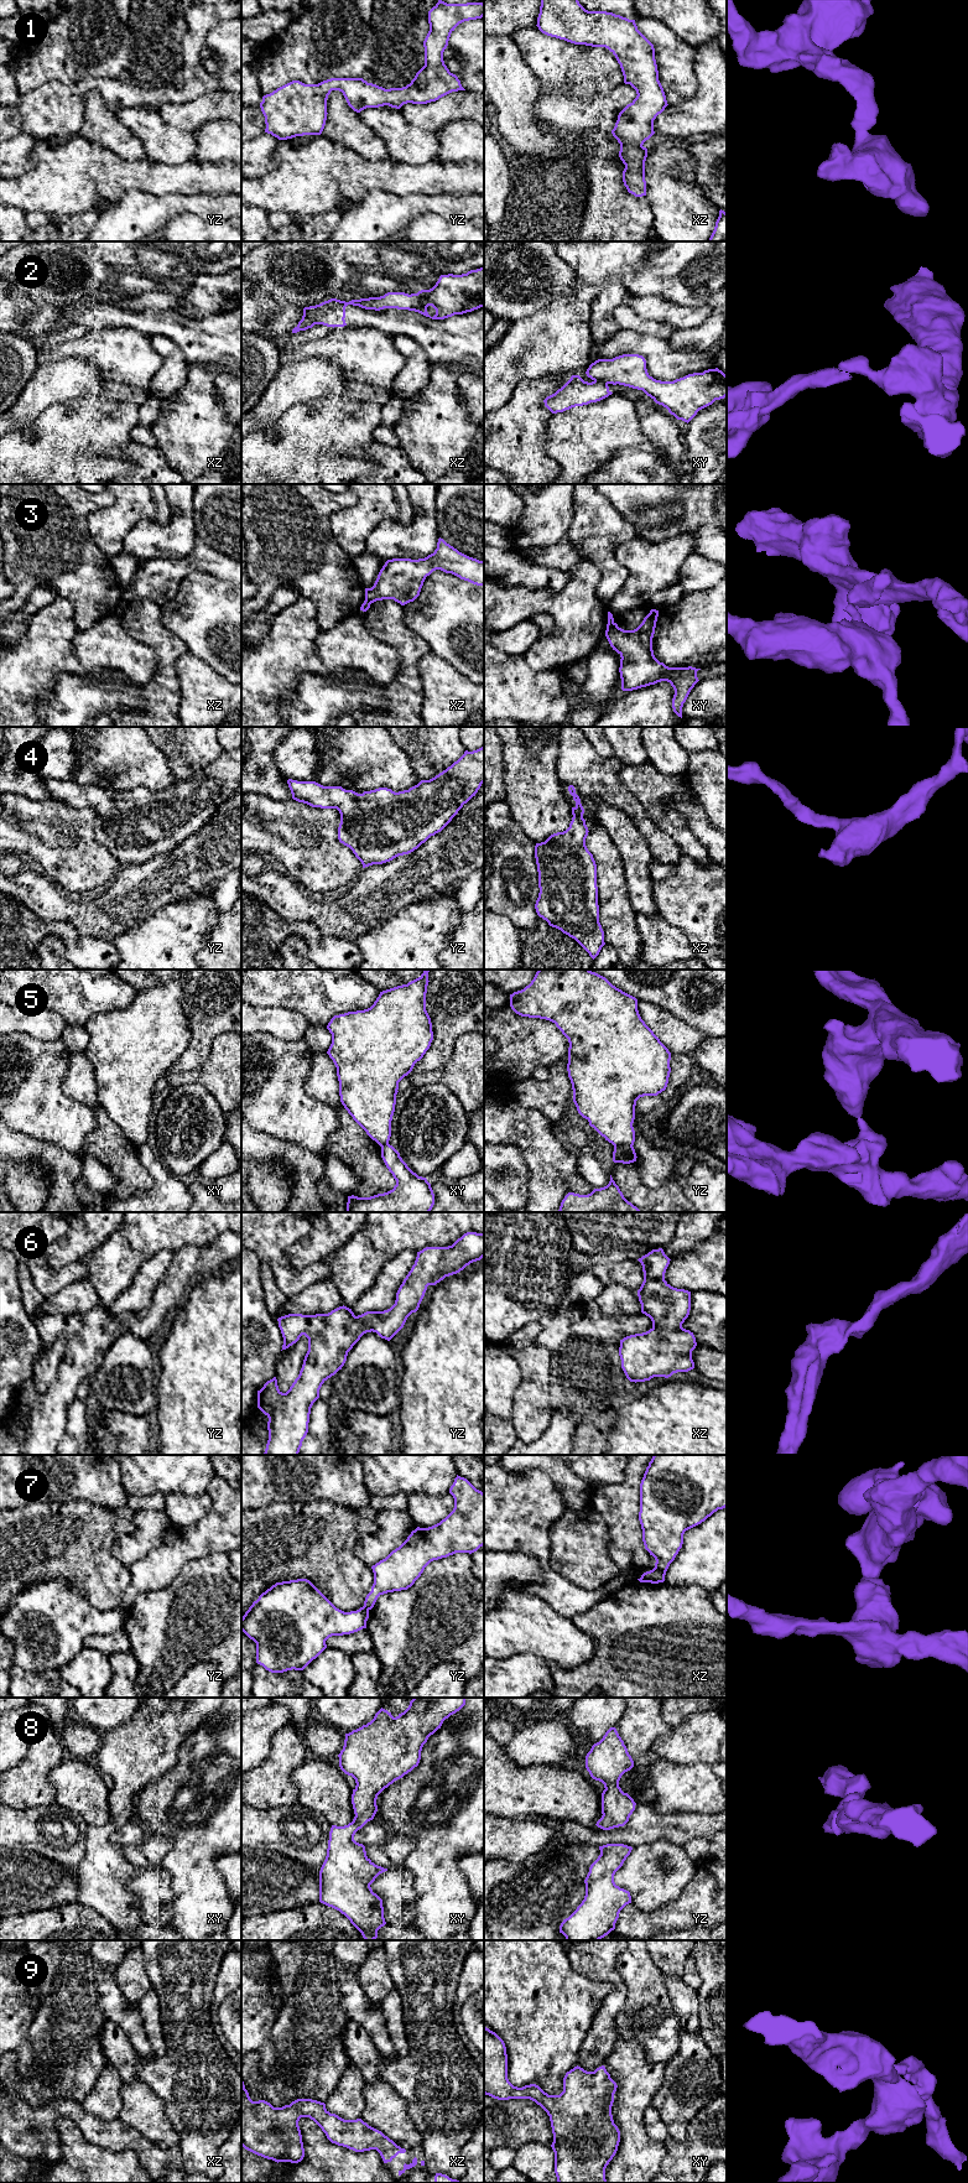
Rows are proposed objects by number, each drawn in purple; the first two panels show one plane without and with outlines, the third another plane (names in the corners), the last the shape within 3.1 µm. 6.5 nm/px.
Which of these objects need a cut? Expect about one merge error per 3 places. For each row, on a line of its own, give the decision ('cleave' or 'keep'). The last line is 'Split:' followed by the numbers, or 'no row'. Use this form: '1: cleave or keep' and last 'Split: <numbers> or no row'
1: keep
2: cleave
3: cleave
4: keep
5: cleave
6: keep
7: cleave
8: keep
9: keep
Split: 2, 3, 5, 7

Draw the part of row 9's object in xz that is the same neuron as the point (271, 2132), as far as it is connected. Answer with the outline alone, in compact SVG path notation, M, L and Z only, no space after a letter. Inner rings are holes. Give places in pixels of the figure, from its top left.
M241 2079L241 2146L264 2158L275 2162L298 2163L305 2157L302 2135L298 2126L301 2117L309 2117L326 2133L327 2138L338 2146L355 2152L376 2150L384 2163L391 2162L399 2153L406 2150L397 2146L381 2131L369 2126L361 2119L344 2120L326 2109L326 2104L312 2099L297 2099L290 2105L274 2107L265 2100L253 2101Z

